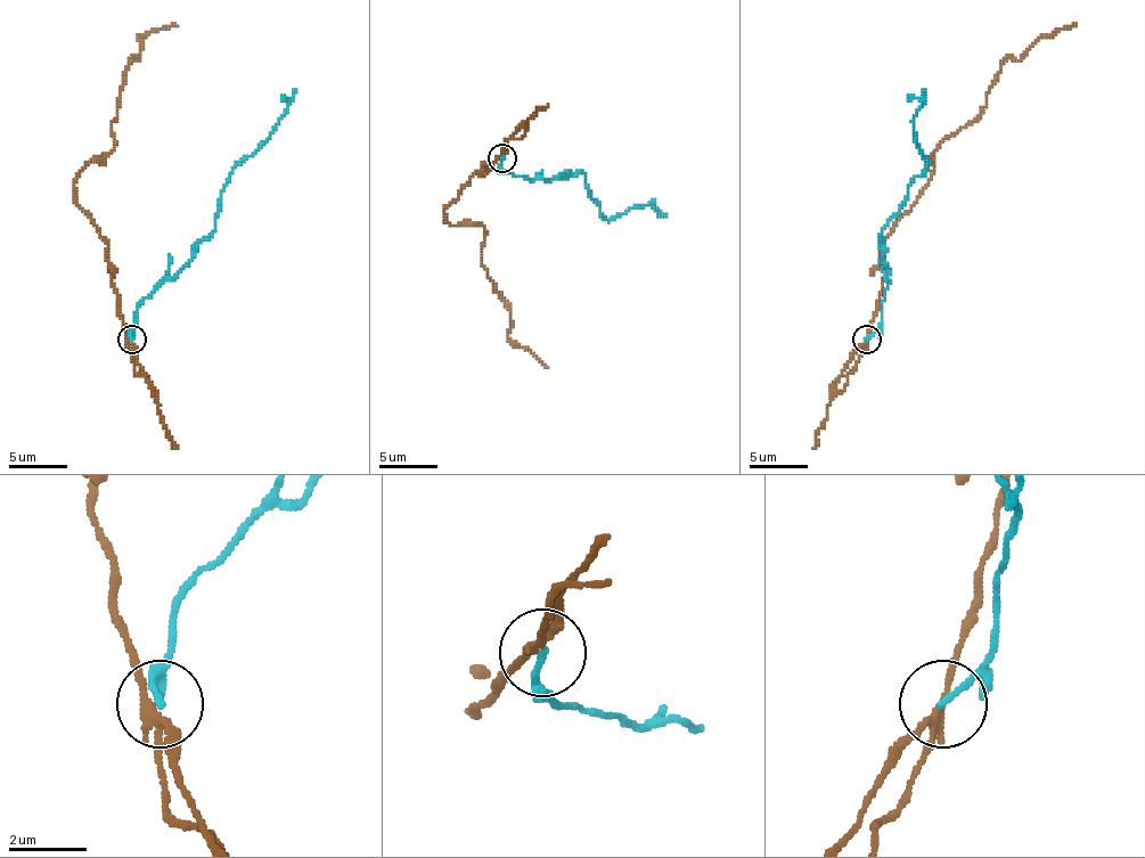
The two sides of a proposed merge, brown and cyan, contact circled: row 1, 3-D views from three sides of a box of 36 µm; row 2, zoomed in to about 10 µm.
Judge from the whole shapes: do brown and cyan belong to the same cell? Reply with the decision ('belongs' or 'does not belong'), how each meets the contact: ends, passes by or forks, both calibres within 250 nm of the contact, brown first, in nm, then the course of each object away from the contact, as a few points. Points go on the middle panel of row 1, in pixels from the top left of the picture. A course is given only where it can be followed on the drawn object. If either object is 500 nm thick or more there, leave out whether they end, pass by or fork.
belongs; brown forks there; cyan ends there; 180 nm thick on the brown side, 150 nm on the other; brown runs (501, 158), (481, 176), (479, 170), (443, 217), (484, 228), (481, 263), (510, 312), (507, 335), (548, 367); cyan runs (501, 158), (507, 173), (539, 179), (582, 173), (608, 220), (643, 205), (652, 205), (657, 213), (652, 199)

